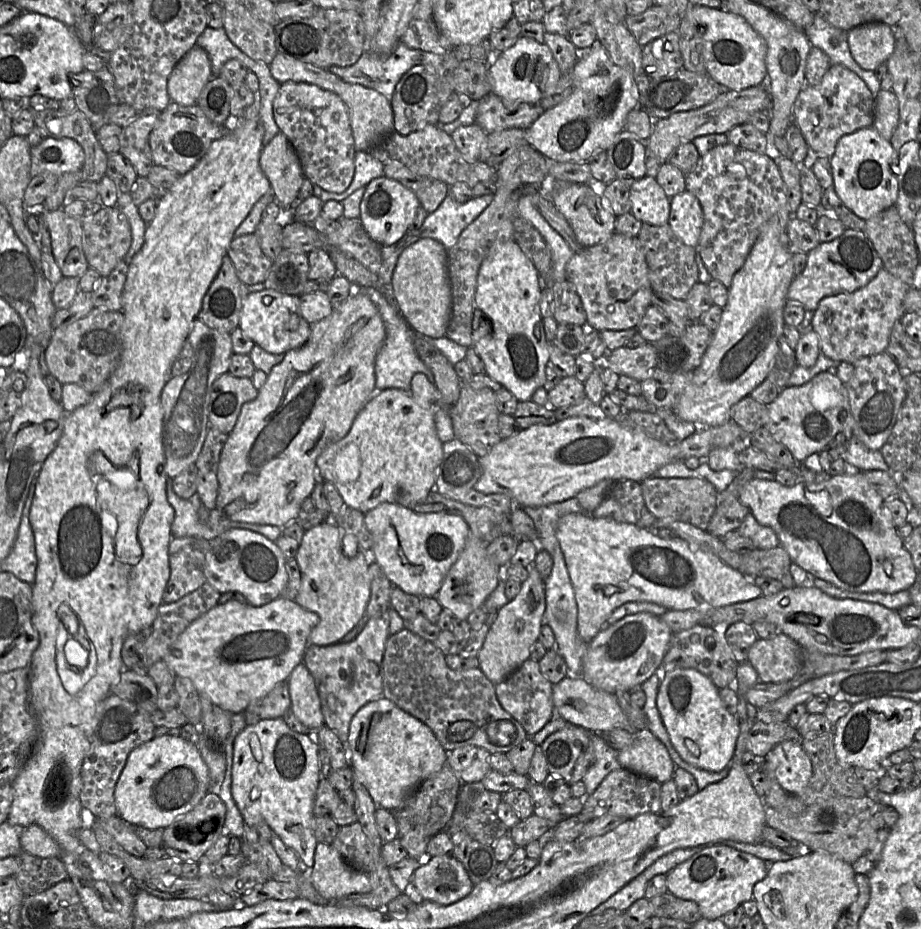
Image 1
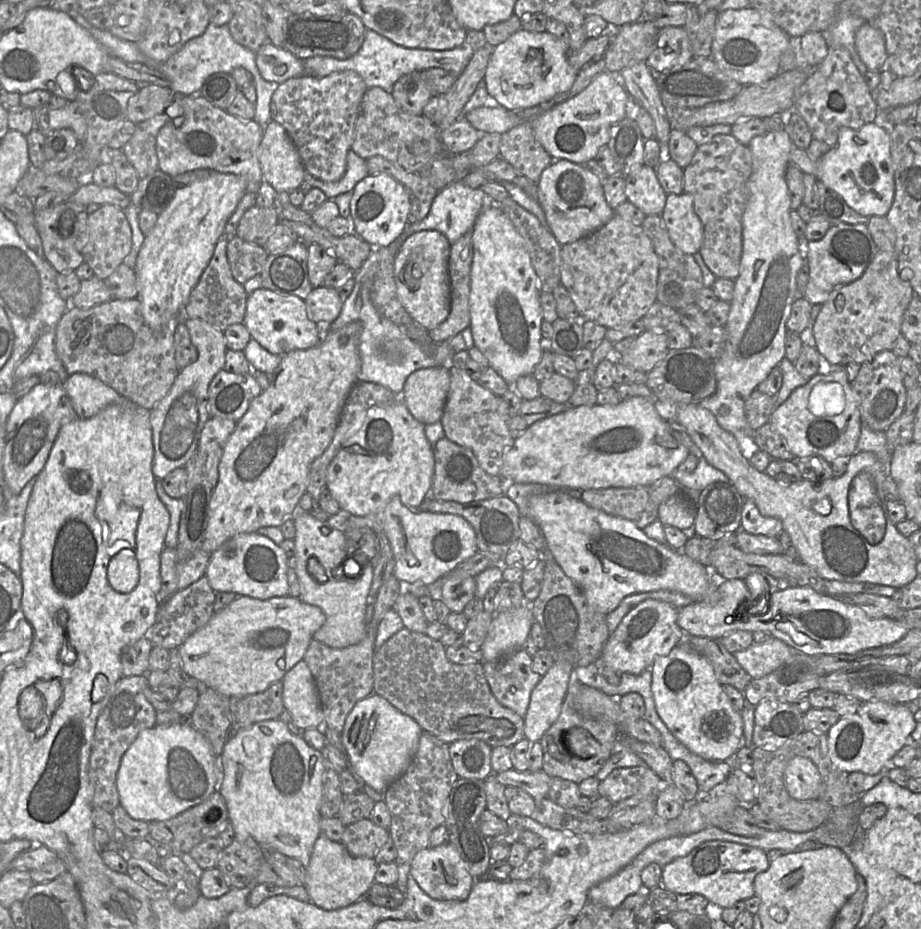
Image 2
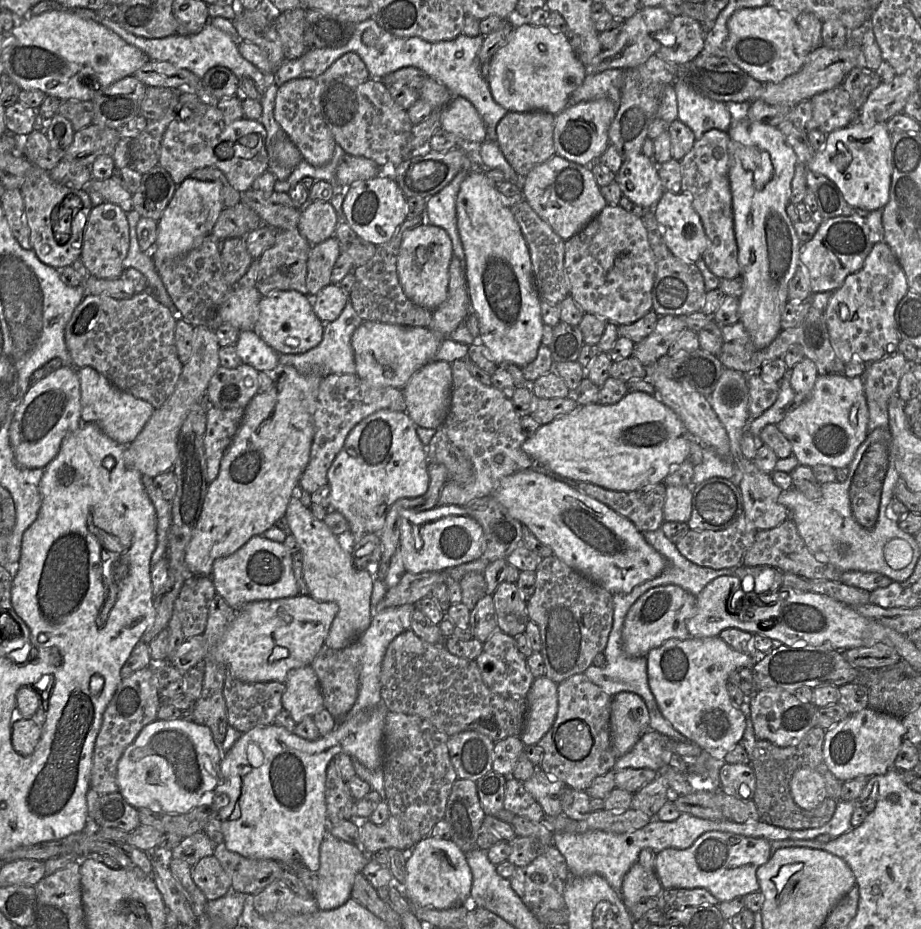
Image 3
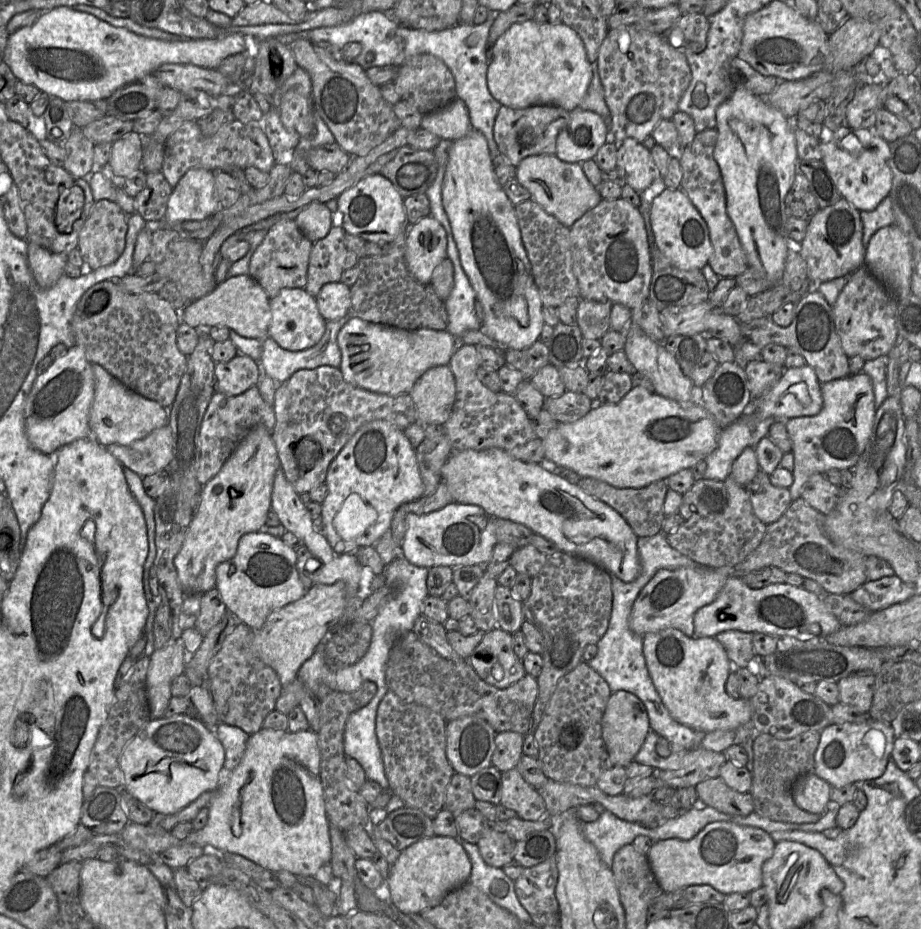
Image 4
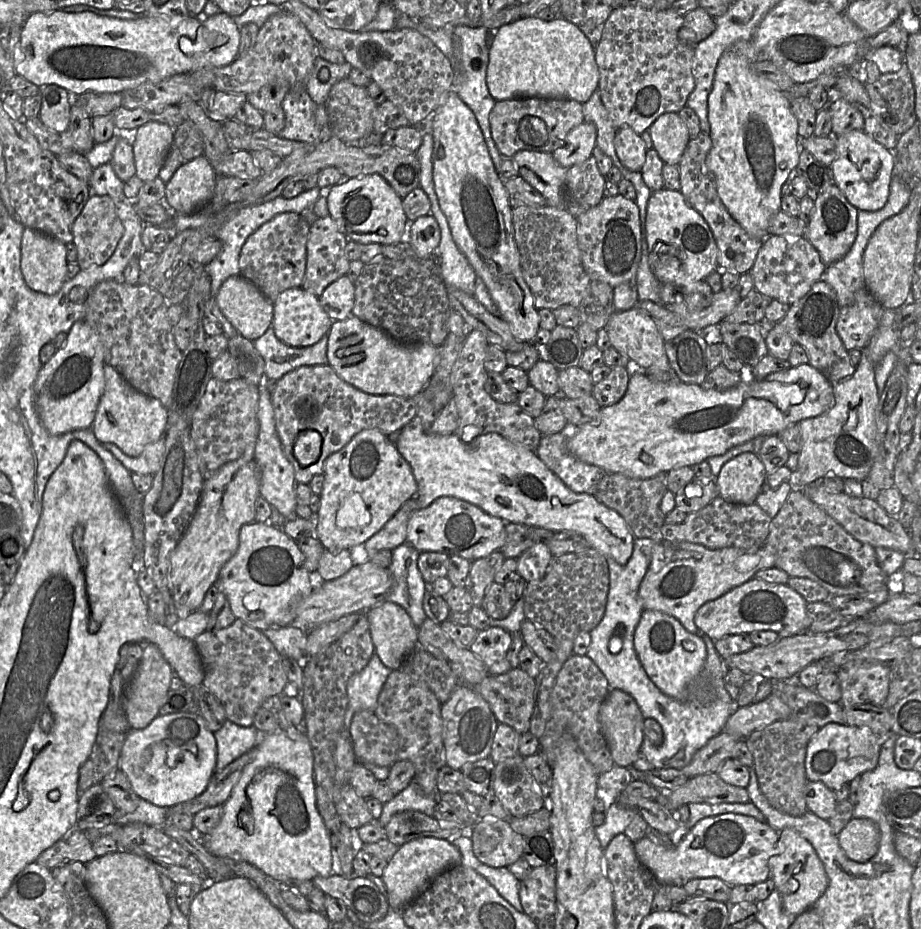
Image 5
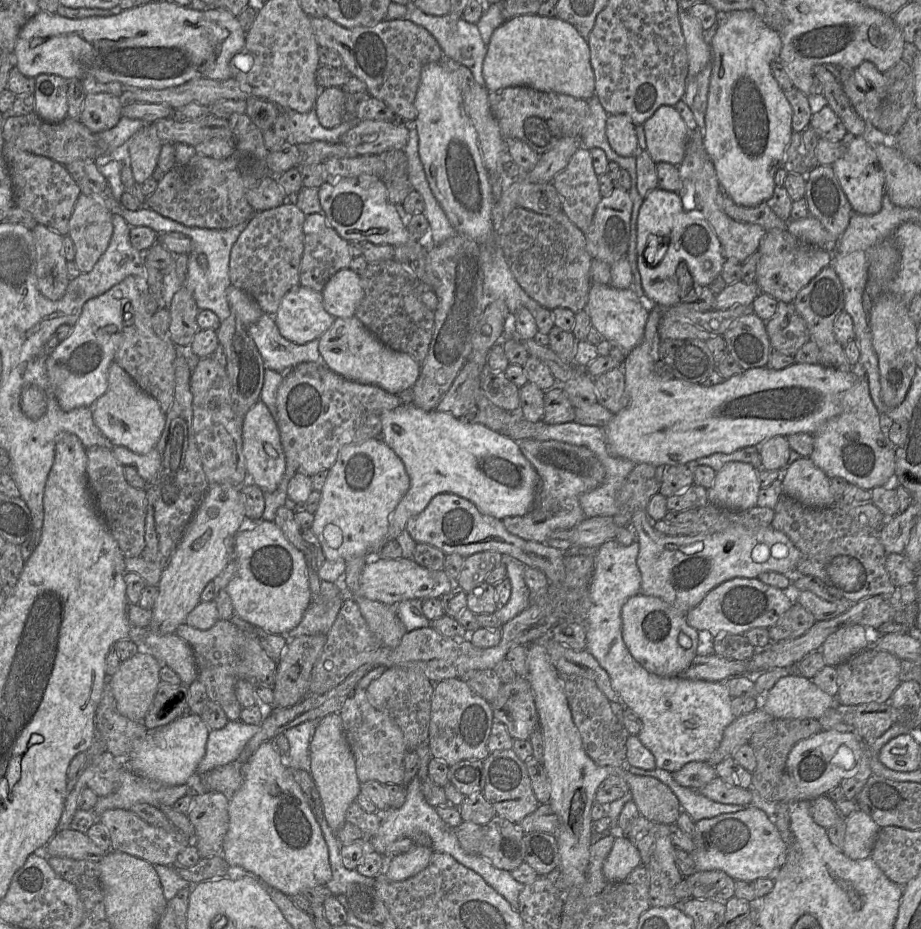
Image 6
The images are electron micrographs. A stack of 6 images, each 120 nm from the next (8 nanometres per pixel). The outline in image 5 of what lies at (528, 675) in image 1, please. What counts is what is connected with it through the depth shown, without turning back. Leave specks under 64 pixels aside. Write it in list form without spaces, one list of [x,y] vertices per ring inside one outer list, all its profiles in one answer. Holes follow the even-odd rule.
[[[488,627],[478,632],[469,649],[485,664],[489,675],[497,676],[512,669],[506,658],[511,644],[512,633],[500,627]]]

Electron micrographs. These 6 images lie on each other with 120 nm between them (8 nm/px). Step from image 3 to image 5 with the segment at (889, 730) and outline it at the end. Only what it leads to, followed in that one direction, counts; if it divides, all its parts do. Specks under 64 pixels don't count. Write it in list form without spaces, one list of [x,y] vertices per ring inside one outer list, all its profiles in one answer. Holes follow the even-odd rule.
[[[829,723],[819,729],[807,745],[805,772],[808,781],[821,781],[832,790],[851,782],[855,777],[873,770],[880,749],[890,735],[877,735],[868,727]]]

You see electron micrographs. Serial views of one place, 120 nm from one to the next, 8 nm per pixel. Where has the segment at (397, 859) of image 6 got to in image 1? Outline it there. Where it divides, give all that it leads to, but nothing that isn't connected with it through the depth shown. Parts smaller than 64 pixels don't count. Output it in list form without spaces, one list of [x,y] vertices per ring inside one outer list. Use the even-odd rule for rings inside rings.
[[[453,855],[421,856],[420,866],[412,875],[412,883],[423,900],[429,900],[440,905],[452,904],[465,896],[473,889],[474,884],[470,880],[466,870],[460,861]]]

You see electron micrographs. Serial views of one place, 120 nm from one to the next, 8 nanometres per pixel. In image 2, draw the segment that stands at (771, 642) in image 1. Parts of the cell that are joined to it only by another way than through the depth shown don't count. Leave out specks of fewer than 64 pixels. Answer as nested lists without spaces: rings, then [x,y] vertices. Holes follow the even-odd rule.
[[[773,638],[769,642],[753,643],[747,649],[733,655],[742,668],[754,679],[761,678],[783,665],[795,654],[785,642]]]

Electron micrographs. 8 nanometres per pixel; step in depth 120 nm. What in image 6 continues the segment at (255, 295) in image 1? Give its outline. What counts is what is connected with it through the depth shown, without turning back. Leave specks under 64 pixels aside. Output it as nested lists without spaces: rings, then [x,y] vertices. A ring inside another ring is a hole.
[[[302,285],[283,296],[274,318],[280,334],[296,344],[319,339],[335,320],[323,306],[322,292]]]

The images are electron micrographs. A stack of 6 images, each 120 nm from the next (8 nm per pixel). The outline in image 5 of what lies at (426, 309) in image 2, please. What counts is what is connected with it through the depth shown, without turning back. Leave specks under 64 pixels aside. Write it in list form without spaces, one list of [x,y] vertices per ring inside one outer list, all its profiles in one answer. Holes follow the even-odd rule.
[[[431,215],[420,216],[416,220],[407,219],[405,240],[410,242],[420,259],[430,259],[441,241],[441,230]]]

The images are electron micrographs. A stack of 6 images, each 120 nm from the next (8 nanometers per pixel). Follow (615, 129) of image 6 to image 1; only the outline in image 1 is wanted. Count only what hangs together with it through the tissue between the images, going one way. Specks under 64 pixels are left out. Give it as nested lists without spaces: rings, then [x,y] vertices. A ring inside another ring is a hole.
[[[645,175],[630,186],[631,213],[642,223],[668,223],[670,198],[654,177]]]

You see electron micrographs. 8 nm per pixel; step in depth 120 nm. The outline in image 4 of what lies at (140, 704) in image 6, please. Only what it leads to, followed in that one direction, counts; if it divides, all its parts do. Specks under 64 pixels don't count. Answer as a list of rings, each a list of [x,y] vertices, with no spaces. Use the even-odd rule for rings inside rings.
[[[171,641],[161,649],[156,649],[149,657],[146,677],[146,693],[151,719],[164,717],[172,697],[171,682],[185,671],[188,654],[180,641]]]

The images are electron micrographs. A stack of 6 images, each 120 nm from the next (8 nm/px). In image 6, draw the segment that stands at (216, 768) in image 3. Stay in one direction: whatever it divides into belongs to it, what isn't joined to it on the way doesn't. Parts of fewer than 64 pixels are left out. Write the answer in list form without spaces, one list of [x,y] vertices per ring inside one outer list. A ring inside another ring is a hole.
[[[185,713],[169,724],[148,731],[139,744],[139,750],[127,759],[127,765],[124,767],[163,785],[189,784],[195,779],[196,769],[205,755],[209,732],[208,726],[199,715]]]

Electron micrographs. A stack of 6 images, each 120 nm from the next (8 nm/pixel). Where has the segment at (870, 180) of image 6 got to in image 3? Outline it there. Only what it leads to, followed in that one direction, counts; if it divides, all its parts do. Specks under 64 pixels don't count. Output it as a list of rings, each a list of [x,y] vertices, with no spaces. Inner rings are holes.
[[[856,120],[853,125],[827,134],[825,146],[815,152],[806,168],[830,179],[839,188],[845,201],[864,216],[870,211],[883,209],[889,200],[890,146],[891,132],[886,123],[865,127]]]

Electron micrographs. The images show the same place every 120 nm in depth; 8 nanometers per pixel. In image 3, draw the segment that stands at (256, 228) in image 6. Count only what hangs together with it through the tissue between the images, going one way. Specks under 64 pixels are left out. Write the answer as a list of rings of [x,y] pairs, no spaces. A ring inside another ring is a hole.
[[[298,228],[278,231],[274,245],[265,250],[259,257],[256,287],[262,297],[278,290],[295,290],[304,295],[309,295],[307,262],[311,246]]]

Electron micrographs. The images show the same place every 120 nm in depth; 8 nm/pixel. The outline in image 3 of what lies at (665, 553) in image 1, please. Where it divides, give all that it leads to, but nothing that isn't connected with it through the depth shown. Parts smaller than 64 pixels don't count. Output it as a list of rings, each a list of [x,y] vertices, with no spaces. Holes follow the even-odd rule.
[[[526,469],[522,471],[518,471],[510,476],[505,477],[498,487],[496,487],[492,494],[492,497],[494,497],[501,505],[503,505],[508,513],[518,520],[522,525],[527,526],[531,532],[544,544],[549,546],[554,556],[558,557],[560,560],[562,560],[565,564],[567,564],[572,569],[576,570],[577,572],[583,574],[584,576],[588,577],[595,583],[599,584],[603,588],[605,588],[607,591],[609,591],[612,595],[613,594],[628,594],[630,593],[634,587],[651,580],[657,576],[659,576],[664,569],[666,568],[666,560],[664,557],[656,551],[650,544],[647,543],[647,541],[644,538],[644,535],[642,532],[640,532],[637,527],[626,517],[618,514],[613,509],[608,507],[607,505],[599,502],[598,500],[587,496],[577,489],[574,489],[570,487],[569,485],[557,481],[549,476],[546,476],[542,473],[536,472],[532,469]],[[545,675],[535,678],[526,700],[528,710],[520,738],[524,745],[537,745],[555,721],[558,684]]]

